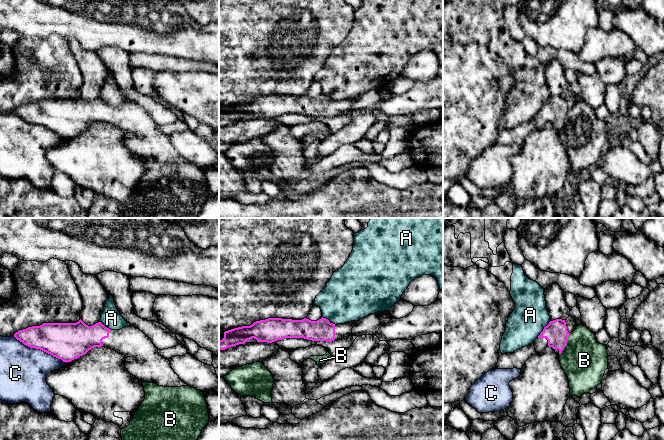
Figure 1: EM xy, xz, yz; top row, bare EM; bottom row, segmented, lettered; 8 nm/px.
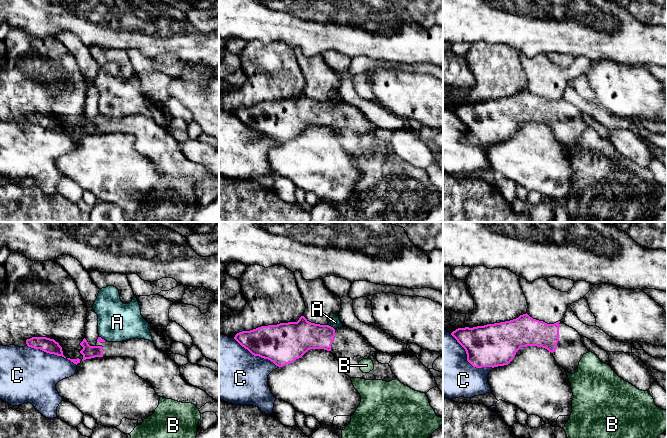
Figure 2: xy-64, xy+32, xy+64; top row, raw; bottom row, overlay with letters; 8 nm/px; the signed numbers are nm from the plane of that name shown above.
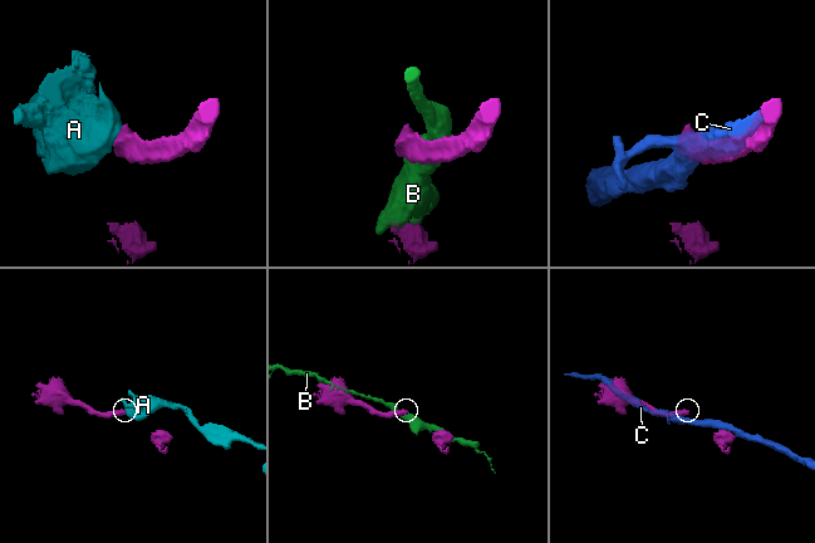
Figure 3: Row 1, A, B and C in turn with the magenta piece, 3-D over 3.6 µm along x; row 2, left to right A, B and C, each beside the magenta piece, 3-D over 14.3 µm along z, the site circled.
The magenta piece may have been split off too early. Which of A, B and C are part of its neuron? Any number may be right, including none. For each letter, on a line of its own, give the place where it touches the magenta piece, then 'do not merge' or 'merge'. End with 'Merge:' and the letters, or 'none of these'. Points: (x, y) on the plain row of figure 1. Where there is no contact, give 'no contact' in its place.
A: yz (544, 104) | do not merge
B: yz (565, 120) | do not merge
C: xy (40, 125) | do not merge
Merge: none of these

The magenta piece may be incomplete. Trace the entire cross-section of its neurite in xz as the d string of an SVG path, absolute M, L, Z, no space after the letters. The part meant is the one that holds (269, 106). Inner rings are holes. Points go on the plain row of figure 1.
M268 94L254 98L250 102L242 102L224 108L224 114L219 117L219 126L225 126L246 119L252 114L257 118L272 119L284 114L304 114L312 117L331 118L352 112L352 104L358 97L344 100L333 100L328 95L321 94L311 97Z

